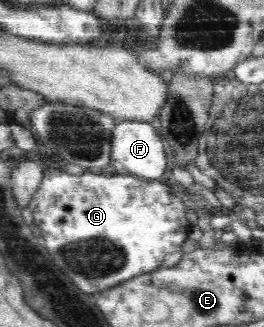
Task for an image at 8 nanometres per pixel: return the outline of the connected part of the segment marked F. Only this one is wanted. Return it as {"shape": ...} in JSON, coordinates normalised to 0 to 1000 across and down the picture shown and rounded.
{"shape":[[[439,367],[420,419],[424,486],[451,495],[458,523],[557,544],[557,550],[602,550],[625,532],[633,483],[625,453],[617,453],[617,425],[572,376]]]}

